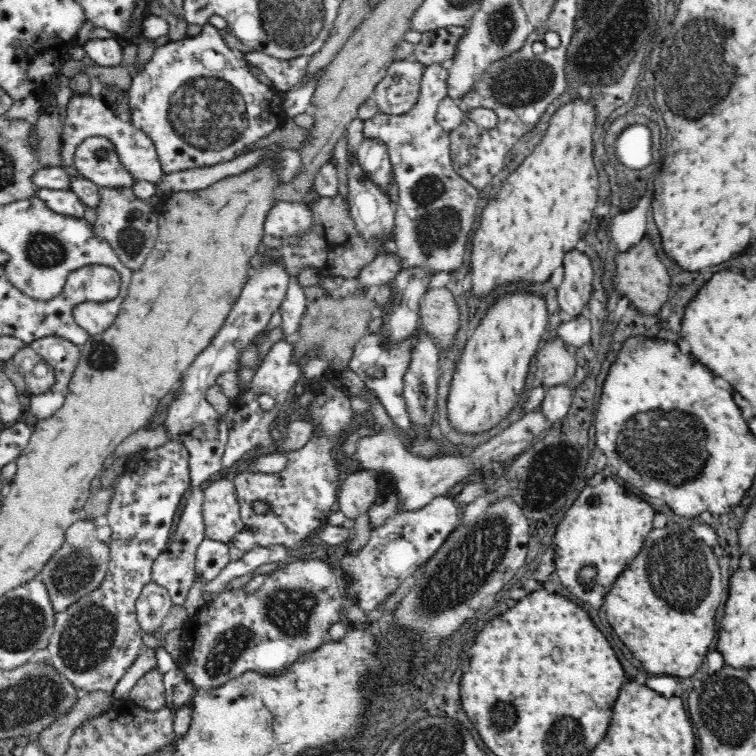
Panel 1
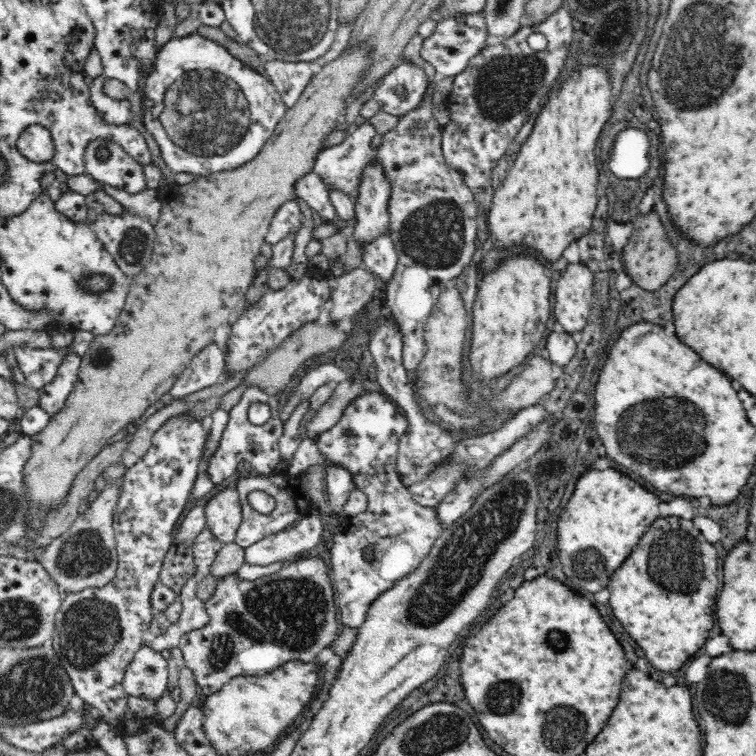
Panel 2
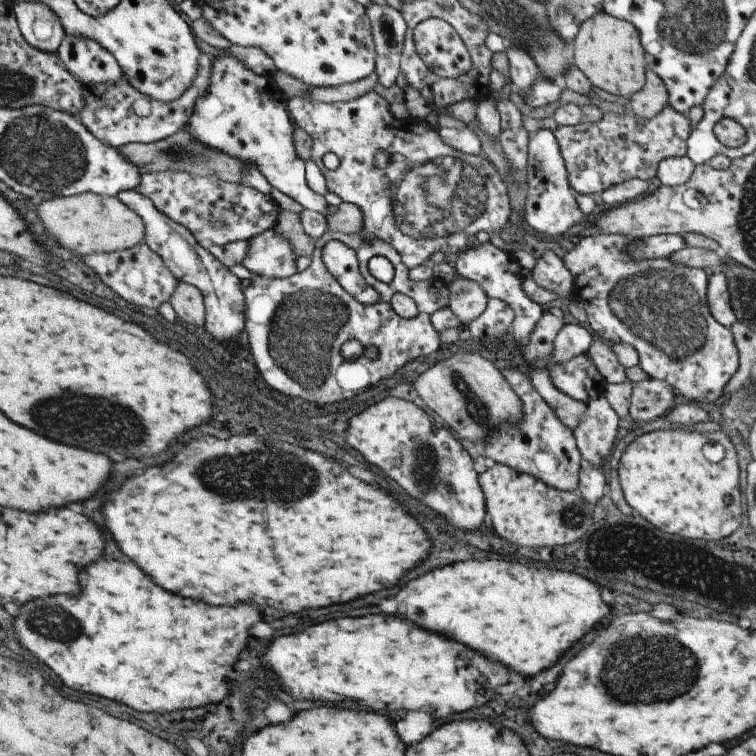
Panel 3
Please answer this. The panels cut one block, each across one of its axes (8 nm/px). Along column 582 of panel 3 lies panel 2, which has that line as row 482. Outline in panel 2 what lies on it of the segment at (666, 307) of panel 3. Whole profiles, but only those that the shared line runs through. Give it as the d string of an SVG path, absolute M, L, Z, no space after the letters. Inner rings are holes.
M252 474L250 478L242 478L242 480L238 482L236 492L238 492L240 500L242 500L242 524L240 524L238 534L236 534L236 544L242 546L242 548L254 546L254 544L260 542L262 538L294 526L296 520L300 520L302 516L308 514L310 508L314 508L314 504L310 502L306 490L302 488L302 476L290 476L290 474L260 476L260 474ZM248 494L274 496L274 498L276 498L276 508L274 508L274 512L272 512L272 514L258 514L258 512L254 512L254 508L250 508Z

